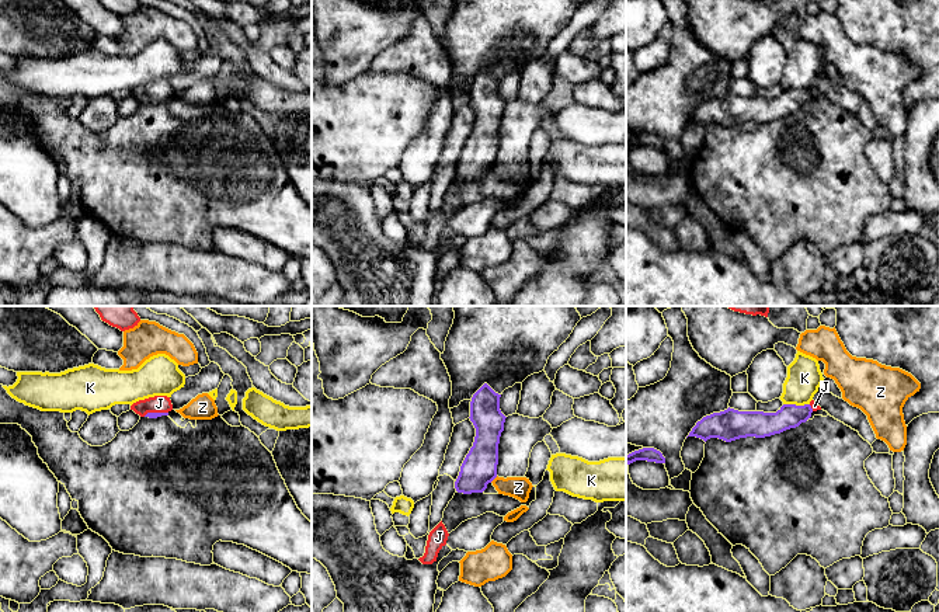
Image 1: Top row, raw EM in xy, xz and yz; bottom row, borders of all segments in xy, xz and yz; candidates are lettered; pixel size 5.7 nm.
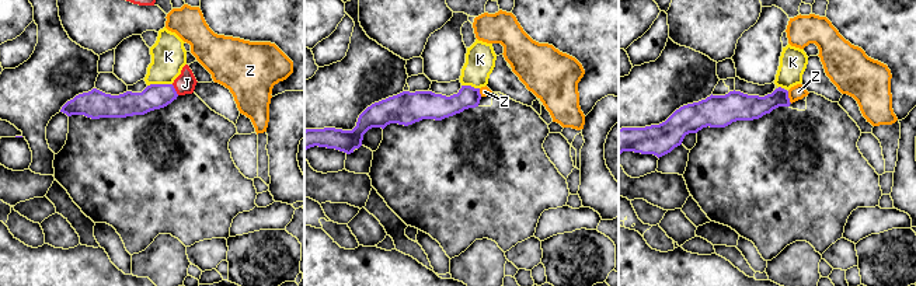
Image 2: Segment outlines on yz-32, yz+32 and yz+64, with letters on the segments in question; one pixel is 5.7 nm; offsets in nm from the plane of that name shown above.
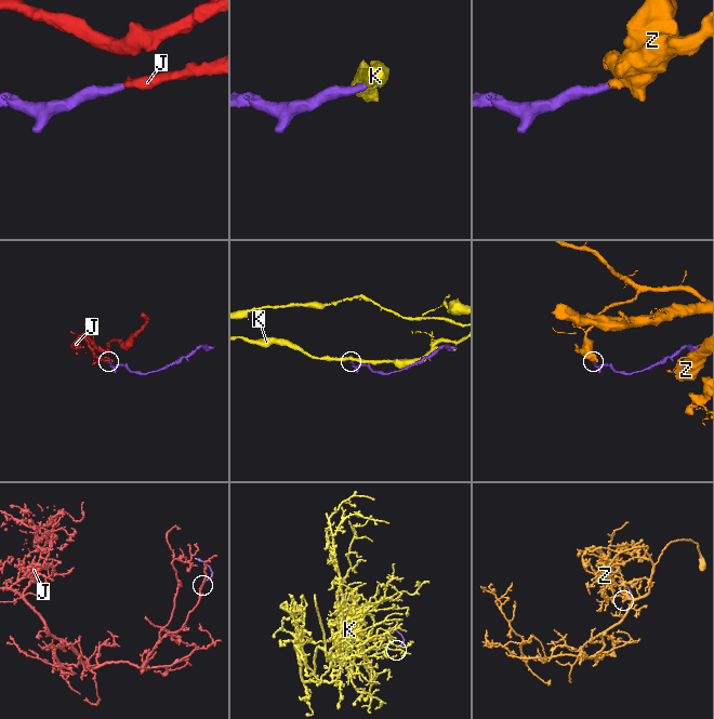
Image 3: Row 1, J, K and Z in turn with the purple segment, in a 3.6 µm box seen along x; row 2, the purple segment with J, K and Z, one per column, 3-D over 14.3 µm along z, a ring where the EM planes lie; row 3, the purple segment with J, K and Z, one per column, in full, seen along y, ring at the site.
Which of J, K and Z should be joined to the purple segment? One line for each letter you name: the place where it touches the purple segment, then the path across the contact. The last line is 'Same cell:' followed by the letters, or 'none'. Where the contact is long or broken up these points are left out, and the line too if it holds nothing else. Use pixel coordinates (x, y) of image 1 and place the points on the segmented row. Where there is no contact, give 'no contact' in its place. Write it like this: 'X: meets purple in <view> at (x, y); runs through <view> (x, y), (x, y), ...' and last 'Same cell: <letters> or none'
J: meets purple in xy at (155, 413); runs through xy (149, 414), (155, 413), (159, 403)
Same cell: J

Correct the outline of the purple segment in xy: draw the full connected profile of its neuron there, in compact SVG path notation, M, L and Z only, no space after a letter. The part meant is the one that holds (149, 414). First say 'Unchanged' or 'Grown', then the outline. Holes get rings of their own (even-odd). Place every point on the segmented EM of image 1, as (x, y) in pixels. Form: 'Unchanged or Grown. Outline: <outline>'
Grown. Outline: M154 396L133 403L131 410L140 417L157 418L161 415L168 415L168 413L173 410L173 404L167 396Z

